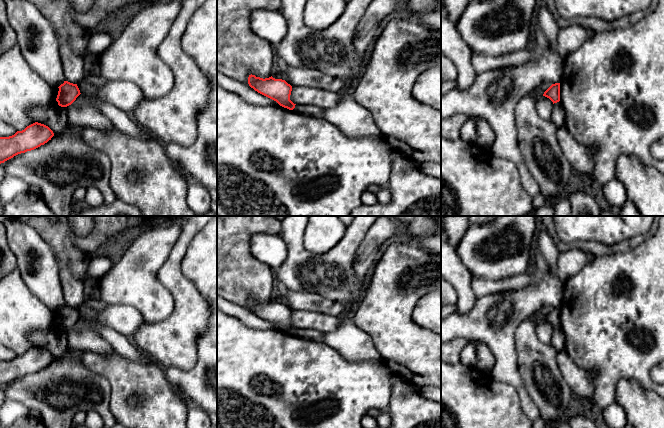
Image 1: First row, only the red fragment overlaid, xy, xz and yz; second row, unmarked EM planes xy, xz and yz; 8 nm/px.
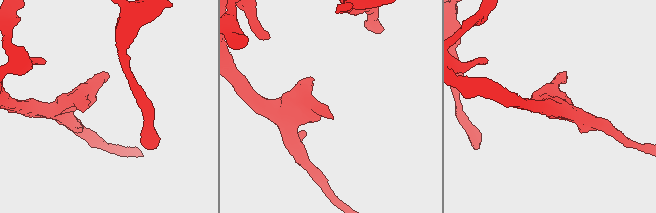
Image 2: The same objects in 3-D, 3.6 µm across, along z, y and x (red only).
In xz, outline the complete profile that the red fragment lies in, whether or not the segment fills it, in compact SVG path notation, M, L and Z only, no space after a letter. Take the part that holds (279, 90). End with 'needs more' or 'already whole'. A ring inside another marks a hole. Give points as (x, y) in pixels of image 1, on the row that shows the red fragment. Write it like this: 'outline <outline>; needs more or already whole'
outline M249 75L248 84L258 93L276 101L280 106L293 110L295 105L290 100L292 86L285 80L269 78L260 78L255 75Z; already whole

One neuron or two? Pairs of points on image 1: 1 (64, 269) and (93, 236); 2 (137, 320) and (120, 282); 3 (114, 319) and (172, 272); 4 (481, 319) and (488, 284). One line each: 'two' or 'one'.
1: two
2: two
3: two
4: two

